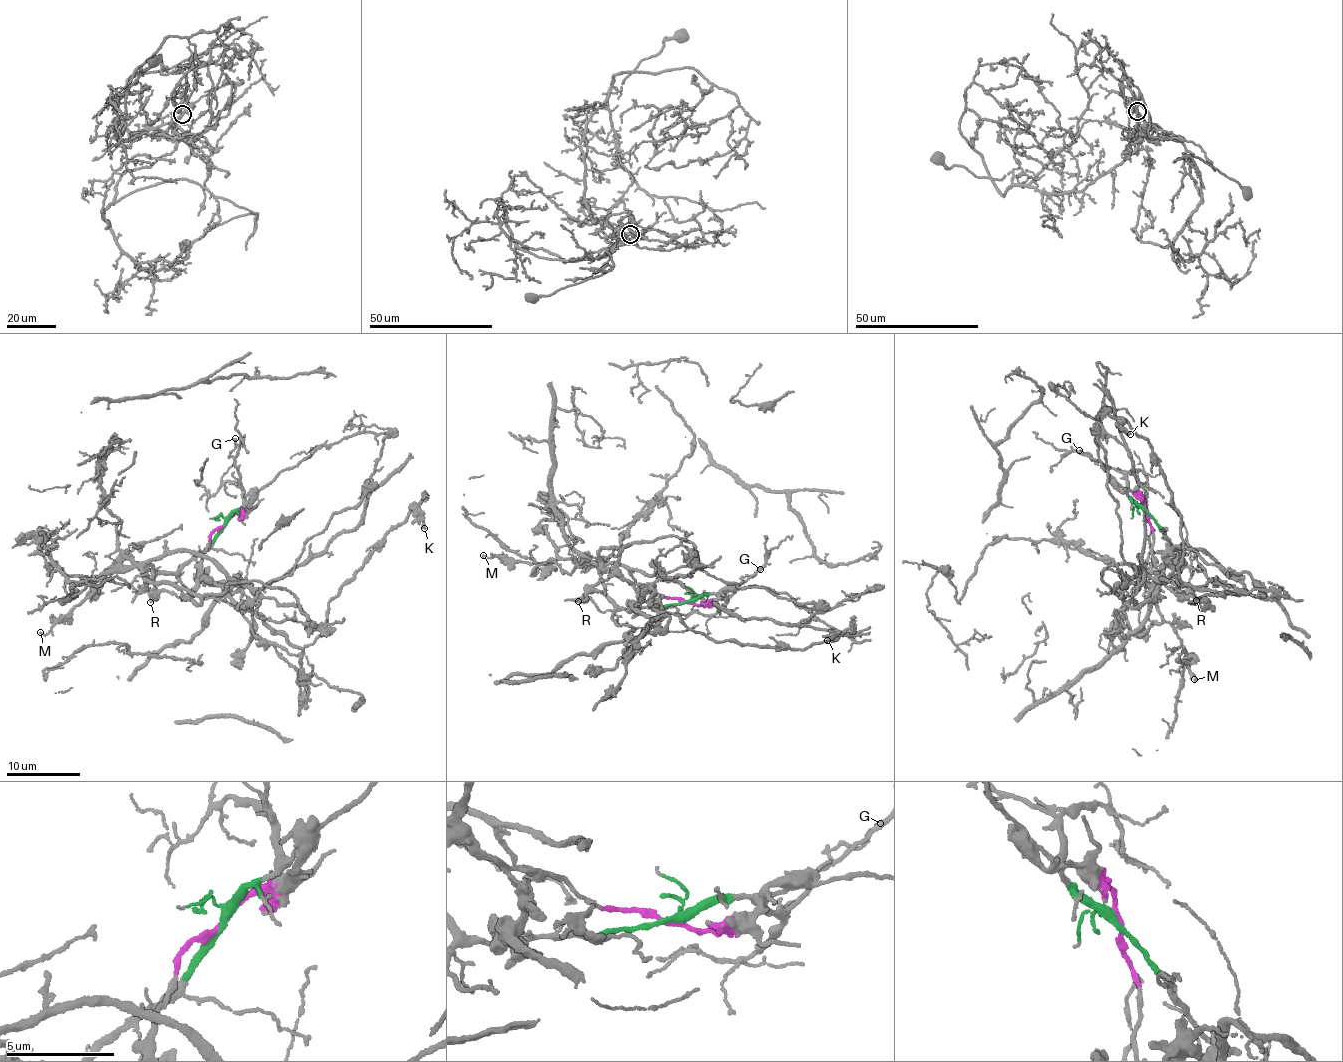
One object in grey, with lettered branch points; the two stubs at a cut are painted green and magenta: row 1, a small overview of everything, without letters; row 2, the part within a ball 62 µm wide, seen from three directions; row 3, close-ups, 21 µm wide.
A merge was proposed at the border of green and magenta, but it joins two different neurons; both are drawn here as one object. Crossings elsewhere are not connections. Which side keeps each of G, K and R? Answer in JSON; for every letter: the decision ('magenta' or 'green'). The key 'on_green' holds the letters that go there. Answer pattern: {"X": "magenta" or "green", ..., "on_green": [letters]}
{"G": "green", "K": "magenta", "R": "magenta", "on_green": ["G"]}

